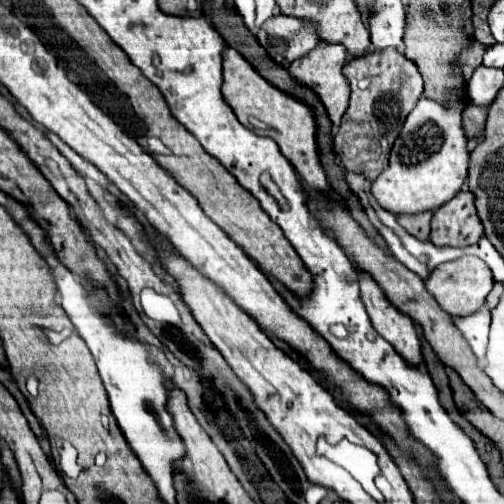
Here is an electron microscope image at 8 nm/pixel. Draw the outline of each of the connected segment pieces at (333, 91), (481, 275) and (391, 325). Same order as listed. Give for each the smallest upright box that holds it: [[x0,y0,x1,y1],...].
[[288,42,350,132],[426,256,494,318],[358,272,422,366]]

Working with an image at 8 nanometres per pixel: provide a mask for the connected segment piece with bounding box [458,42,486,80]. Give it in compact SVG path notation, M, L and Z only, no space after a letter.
M472 42L470 46L466 46L466 48L462 50L458 66L460 66L462 74L464 74L464 80L470 80L472 72L482 64L482 54L484 54L484 50L486 50L486 46L482 46L480 42Z

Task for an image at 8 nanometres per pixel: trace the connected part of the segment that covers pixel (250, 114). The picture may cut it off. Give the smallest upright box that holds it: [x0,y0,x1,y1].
[222,46,332,196]

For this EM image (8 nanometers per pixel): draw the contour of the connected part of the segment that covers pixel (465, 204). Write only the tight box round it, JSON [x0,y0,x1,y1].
[430,192,484,248]

